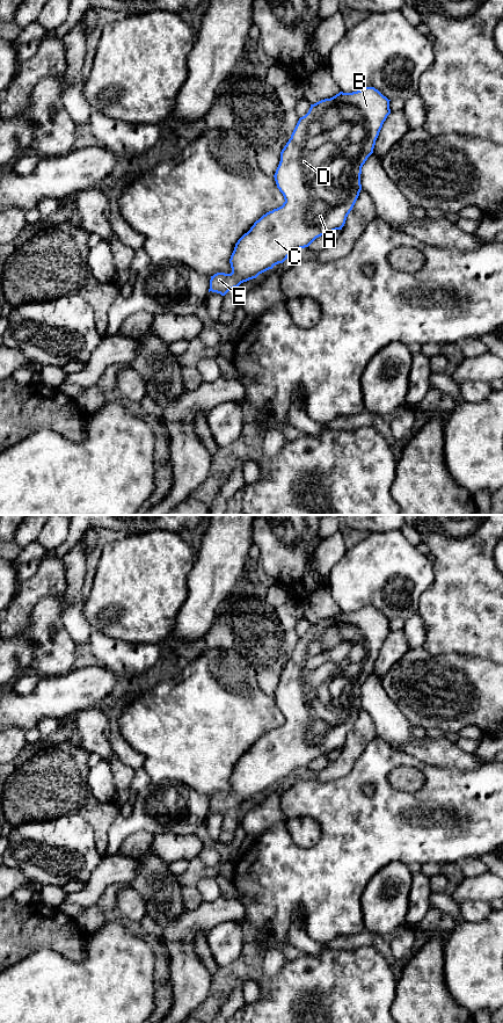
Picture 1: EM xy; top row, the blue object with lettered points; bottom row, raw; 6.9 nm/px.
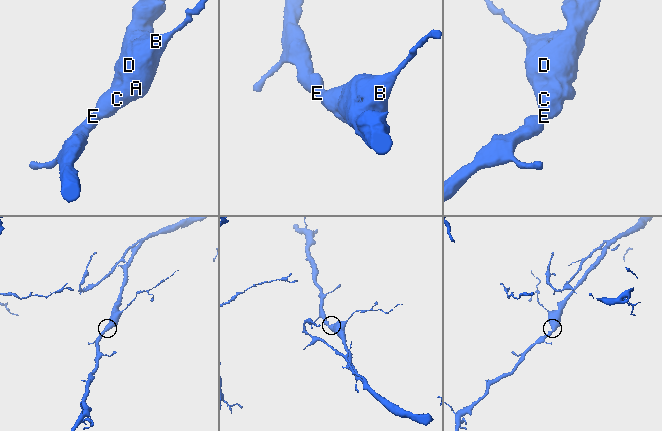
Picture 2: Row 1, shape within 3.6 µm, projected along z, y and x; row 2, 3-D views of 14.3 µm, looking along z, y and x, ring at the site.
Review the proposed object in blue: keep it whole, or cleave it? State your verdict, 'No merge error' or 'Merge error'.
No merge error

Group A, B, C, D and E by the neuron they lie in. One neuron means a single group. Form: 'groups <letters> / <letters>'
groups A B C D E

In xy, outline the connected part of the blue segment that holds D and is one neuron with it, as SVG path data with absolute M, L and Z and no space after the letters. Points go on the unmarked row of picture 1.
M364 607L311 624L282 669L274 695L285 721L263 734L238 760L229 778L232 792L211 796L209 812L225 815L241 803L283 783L316 757L342 749L362 710L362 687L373 673L382 644L391 633L389 621L374 607Z

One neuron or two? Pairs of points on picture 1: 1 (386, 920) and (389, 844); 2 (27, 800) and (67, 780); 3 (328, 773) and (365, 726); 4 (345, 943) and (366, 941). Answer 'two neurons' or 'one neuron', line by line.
1: two neurons
2: one neuron
3: one neuron
4: one neuron

